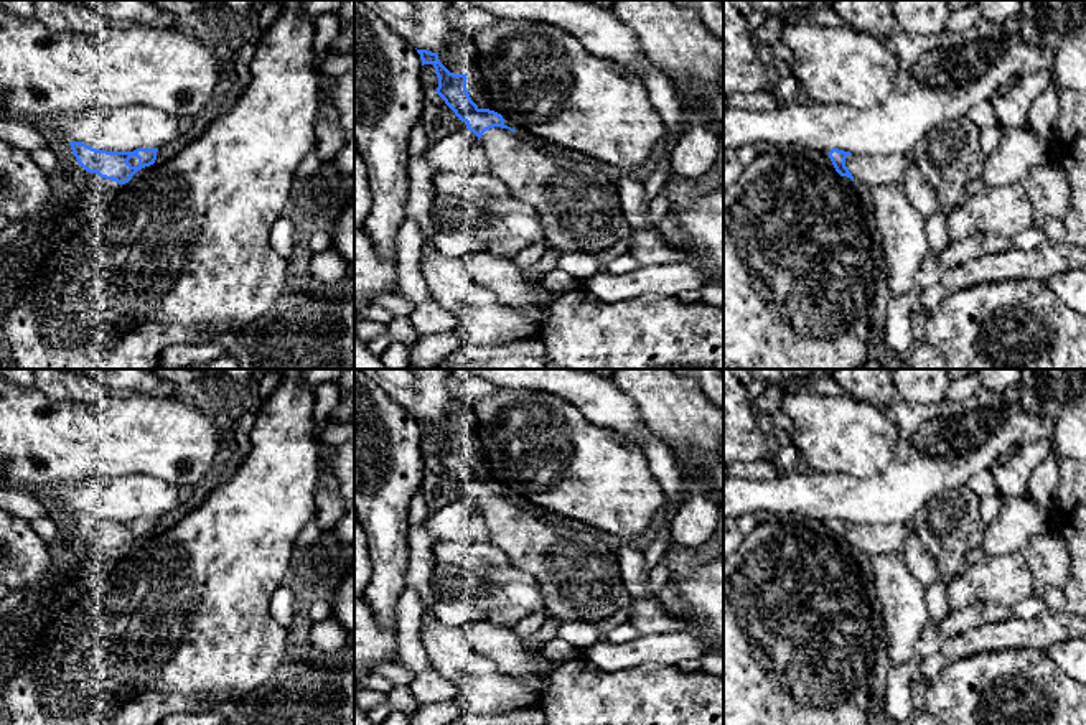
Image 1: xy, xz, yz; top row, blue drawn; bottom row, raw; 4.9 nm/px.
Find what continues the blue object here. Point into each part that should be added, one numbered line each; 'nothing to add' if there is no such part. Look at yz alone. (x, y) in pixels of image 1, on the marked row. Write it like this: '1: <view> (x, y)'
1: yz (882, 170)

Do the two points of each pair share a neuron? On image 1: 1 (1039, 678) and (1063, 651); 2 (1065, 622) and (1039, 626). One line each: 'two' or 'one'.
1: two
2: one

